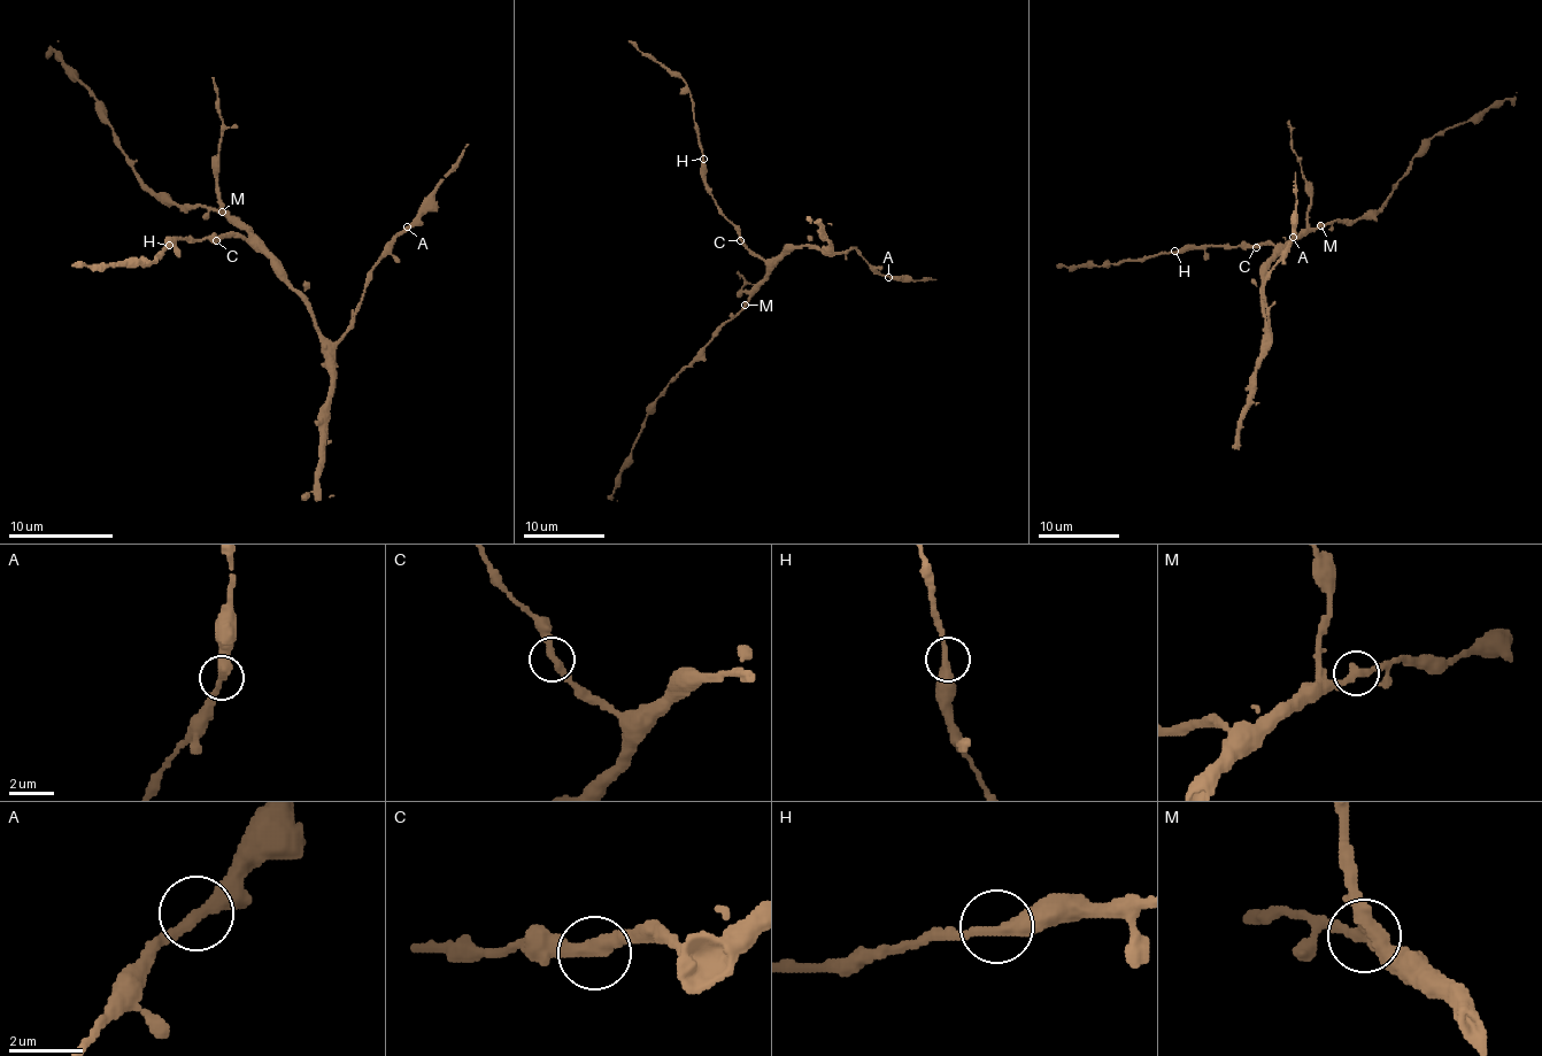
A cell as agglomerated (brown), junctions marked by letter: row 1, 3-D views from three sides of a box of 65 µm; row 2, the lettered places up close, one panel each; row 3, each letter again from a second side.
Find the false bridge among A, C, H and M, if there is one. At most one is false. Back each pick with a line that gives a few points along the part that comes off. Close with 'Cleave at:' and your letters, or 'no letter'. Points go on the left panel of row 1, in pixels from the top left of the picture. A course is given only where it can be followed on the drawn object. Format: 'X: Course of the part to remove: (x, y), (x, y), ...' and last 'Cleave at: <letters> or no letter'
Cleave at: no letter

